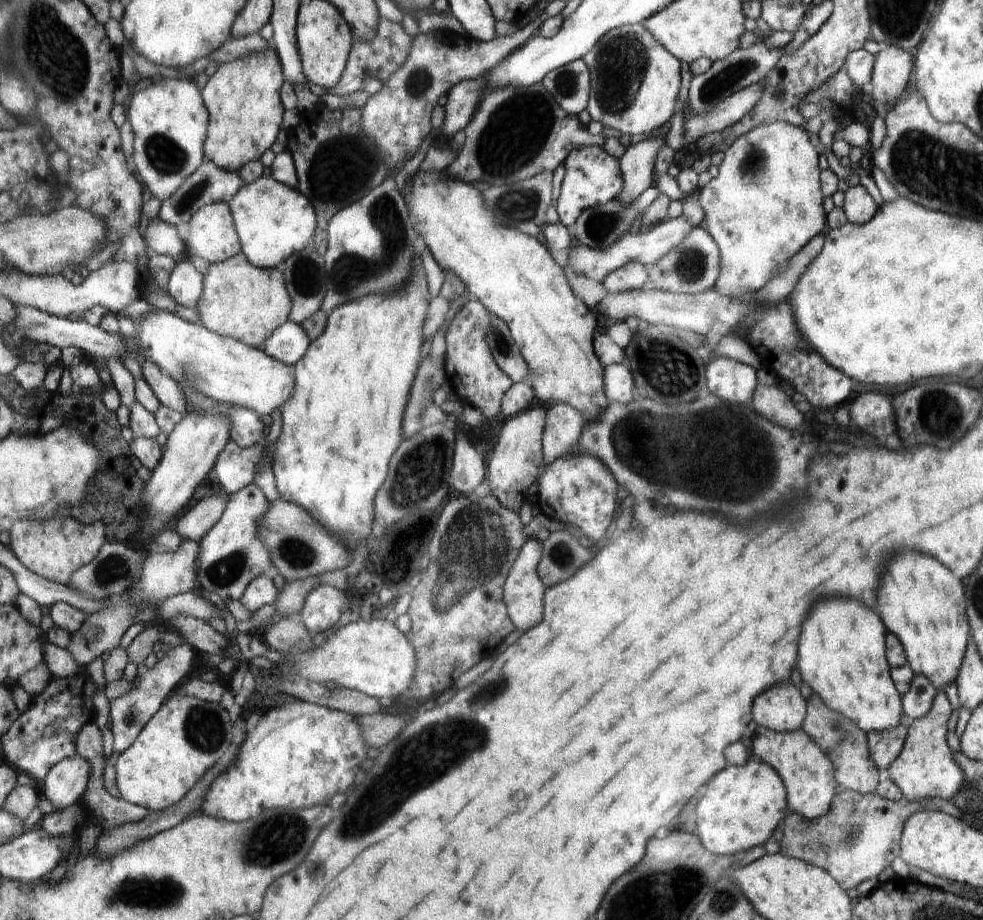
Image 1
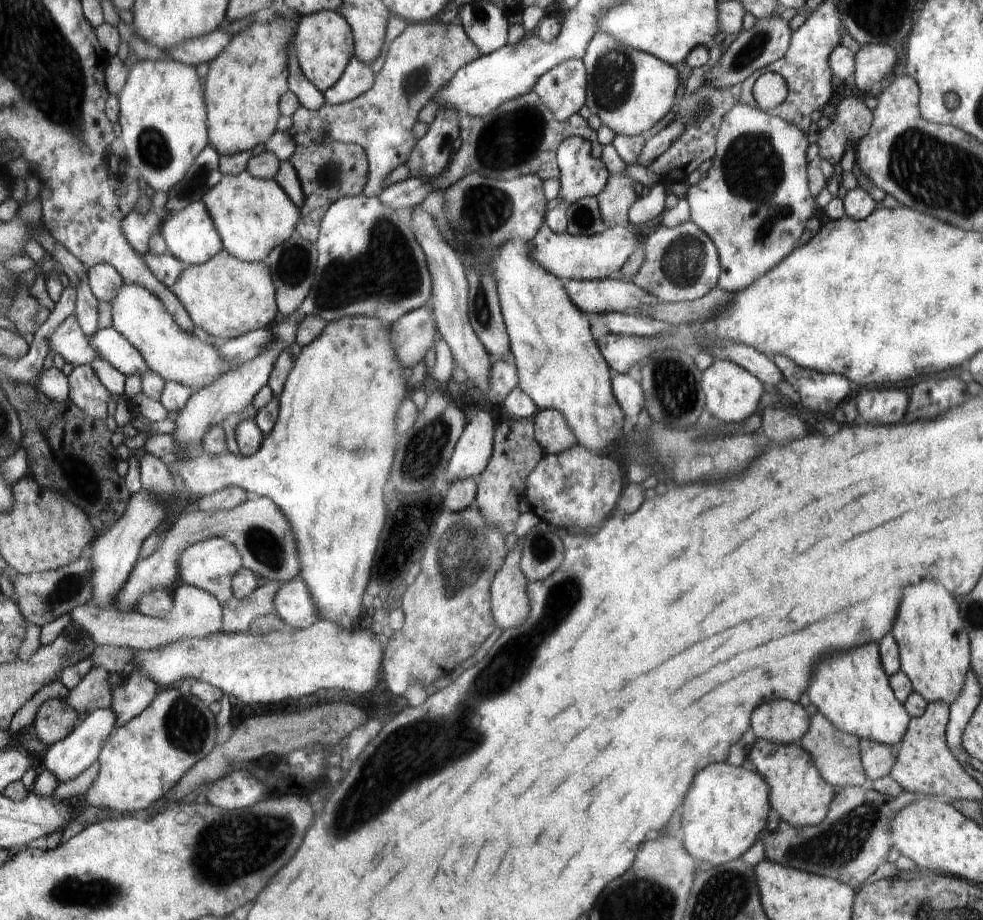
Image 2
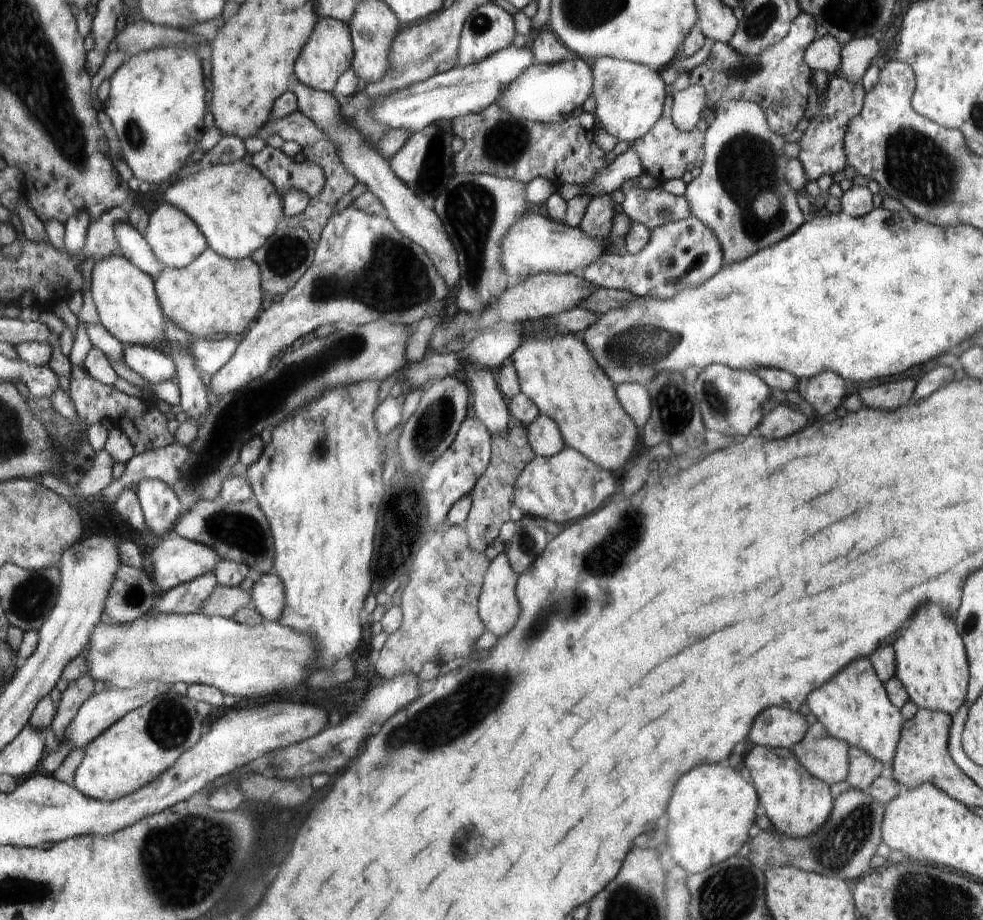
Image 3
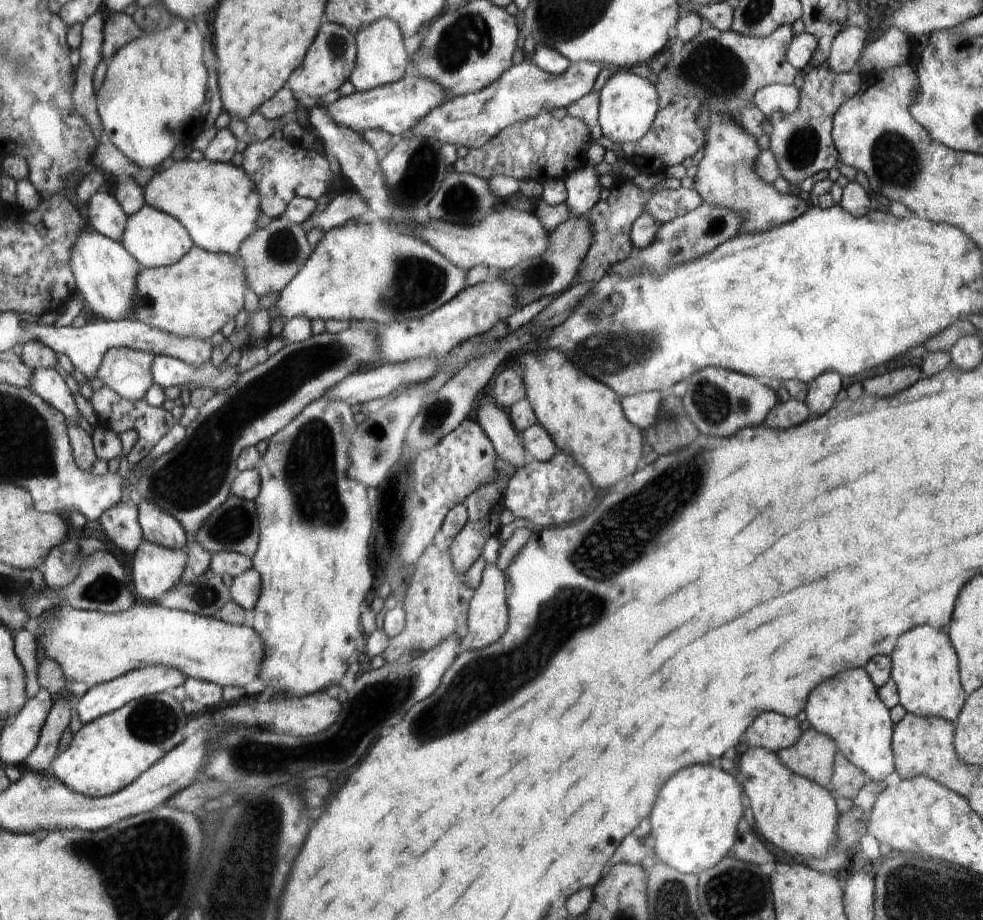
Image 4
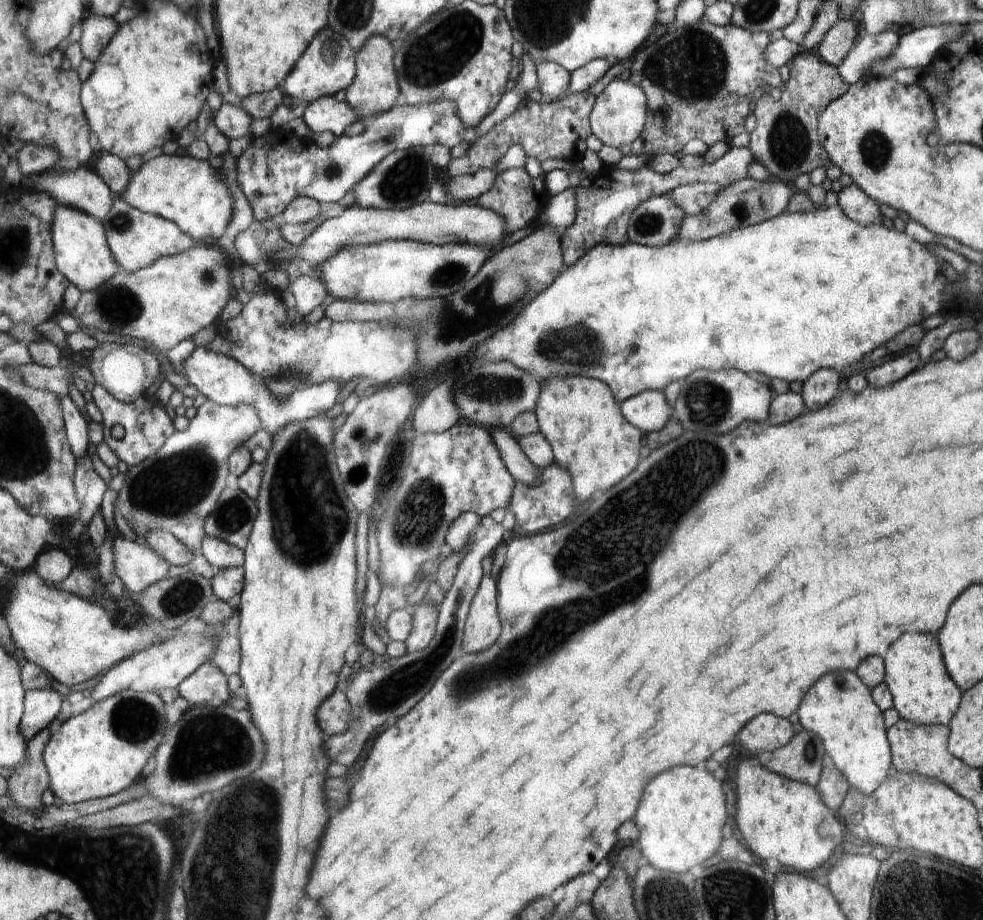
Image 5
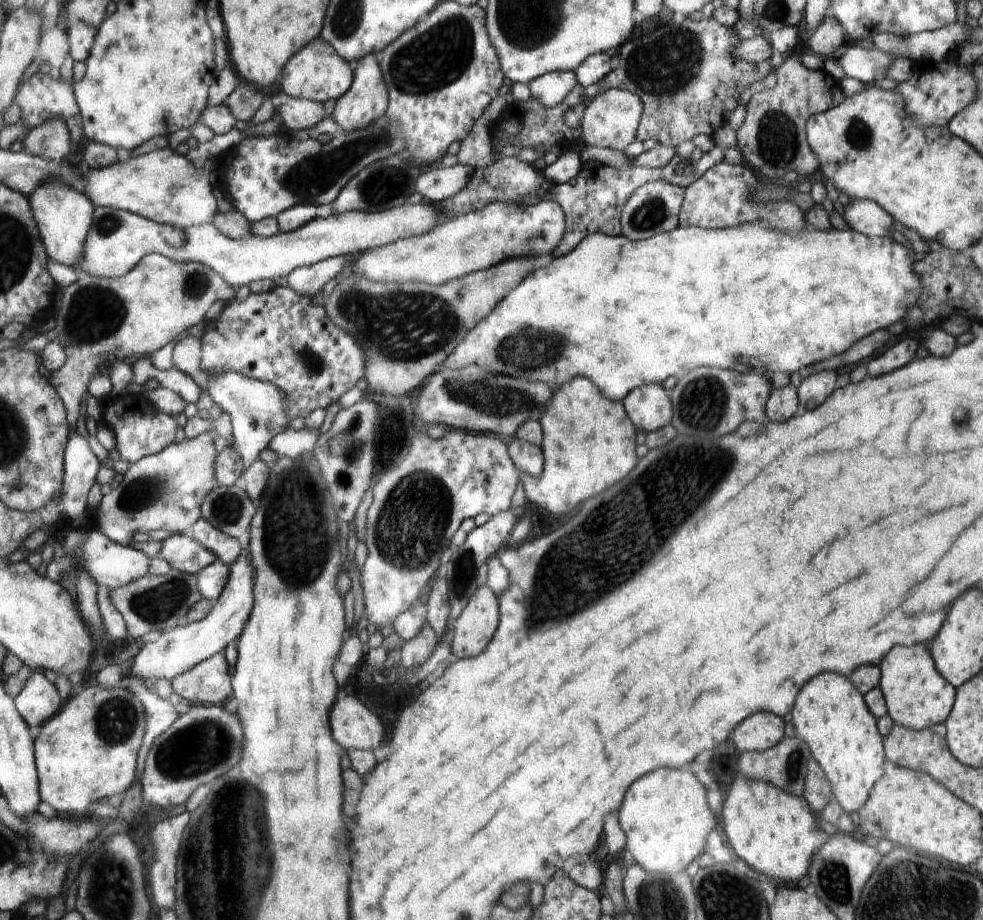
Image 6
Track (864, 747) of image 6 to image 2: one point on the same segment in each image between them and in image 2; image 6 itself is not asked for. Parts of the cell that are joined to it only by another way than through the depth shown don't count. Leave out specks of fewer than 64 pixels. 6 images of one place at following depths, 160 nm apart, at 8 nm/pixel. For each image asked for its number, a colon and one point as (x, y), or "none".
2: (851, 688)
3: (855, 707)
4: (849, 709)
5: (842, 711)

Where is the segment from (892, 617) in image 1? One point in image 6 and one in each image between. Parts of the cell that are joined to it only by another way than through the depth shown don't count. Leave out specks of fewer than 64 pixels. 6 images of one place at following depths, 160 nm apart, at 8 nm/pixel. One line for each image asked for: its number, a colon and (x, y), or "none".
2: (935, 652)
3: (932, 663)
4: (925, 667)
5: (923, 692)
6: (917, 696)

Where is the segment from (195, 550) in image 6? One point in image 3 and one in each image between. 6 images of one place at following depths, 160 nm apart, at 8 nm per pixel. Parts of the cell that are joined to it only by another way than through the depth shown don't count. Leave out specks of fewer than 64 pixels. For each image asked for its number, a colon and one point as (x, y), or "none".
3: (161, 508)
4: (159, 527)
5: (175, 551)

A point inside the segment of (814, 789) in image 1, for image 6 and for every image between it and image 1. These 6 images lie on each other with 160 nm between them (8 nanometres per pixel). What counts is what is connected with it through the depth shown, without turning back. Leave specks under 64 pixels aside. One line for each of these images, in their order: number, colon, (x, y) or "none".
2: (800, 794)
3: (798, 804)
4: (792, 812)
5: (781, 818)
6: (773, 830)

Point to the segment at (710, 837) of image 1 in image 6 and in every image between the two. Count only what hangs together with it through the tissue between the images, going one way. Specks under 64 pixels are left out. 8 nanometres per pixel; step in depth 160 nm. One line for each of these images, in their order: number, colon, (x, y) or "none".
2: (728, 808)
3: (714, 807)
4: (694, 825)
5: (680, 823)
6: (668, 823)

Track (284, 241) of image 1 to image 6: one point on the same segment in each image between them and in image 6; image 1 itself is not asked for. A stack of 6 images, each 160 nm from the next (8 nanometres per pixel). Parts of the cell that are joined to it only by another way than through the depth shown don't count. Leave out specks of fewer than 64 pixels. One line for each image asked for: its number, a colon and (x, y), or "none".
2: (253, 215)
3: (238, 208)
4: (219, 204)
5: (182, 189)
6: (162, 186)

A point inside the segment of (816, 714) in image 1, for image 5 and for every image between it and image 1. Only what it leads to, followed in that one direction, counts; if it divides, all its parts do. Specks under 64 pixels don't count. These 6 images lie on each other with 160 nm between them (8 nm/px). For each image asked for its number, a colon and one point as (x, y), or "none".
2: (836, 753)
3: (826, 757)
4: (814, 756)
5: (802, 759)

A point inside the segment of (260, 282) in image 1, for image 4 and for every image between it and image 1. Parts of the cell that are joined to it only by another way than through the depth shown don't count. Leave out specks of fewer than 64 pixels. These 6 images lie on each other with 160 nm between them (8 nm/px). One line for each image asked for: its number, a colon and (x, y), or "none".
2: (226, 297)
3: (213, 295)
4: (195, 297)

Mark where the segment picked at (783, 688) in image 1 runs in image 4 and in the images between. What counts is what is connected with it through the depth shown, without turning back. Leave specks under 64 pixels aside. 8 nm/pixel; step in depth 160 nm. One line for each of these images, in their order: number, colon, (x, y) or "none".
2: (780, 721)
3: (778, 728)
4: (774, 732)

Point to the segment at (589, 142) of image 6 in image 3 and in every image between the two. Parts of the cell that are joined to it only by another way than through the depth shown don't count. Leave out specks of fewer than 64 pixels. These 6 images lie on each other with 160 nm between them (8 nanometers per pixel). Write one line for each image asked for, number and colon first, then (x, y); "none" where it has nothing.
3: (630, 96)
4: (628, 104)
5: (619, 114)

